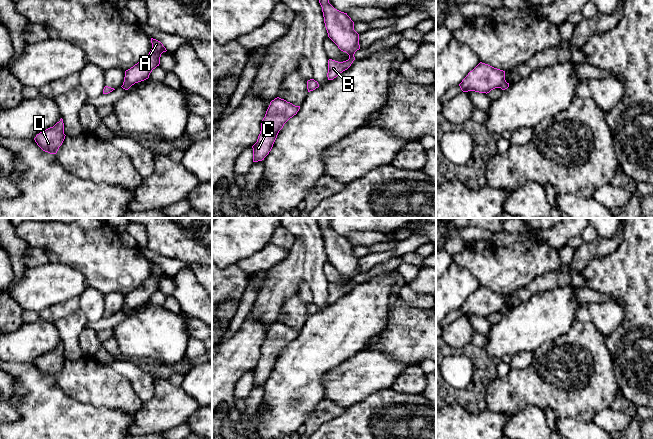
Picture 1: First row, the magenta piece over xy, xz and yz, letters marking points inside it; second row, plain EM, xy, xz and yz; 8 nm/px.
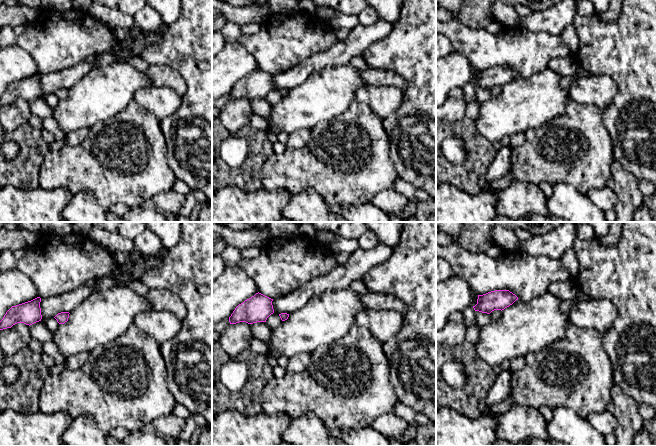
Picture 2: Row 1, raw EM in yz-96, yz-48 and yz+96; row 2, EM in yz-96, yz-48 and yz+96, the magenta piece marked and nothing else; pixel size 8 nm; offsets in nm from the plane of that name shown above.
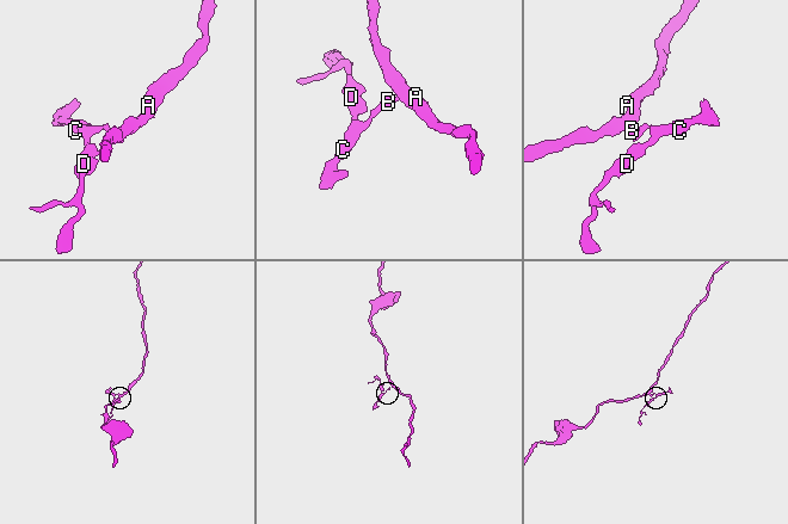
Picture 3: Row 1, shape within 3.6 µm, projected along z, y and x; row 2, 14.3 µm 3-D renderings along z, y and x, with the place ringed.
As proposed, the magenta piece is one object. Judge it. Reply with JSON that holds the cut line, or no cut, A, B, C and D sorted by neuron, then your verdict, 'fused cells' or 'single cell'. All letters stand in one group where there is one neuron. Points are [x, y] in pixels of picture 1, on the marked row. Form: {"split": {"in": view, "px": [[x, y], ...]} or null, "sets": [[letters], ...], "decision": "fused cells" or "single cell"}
{"split": {"in": "xz", "px": [[349, 58], [353, 60]]}, "sets": [["A"], ["B", "C", "D"]], "decision": "fused cells"}

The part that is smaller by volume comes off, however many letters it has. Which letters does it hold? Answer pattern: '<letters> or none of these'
B, C, D

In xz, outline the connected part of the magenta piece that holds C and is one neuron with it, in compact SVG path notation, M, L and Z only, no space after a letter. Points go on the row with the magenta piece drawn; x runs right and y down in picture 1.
M279 97L270 102L261 123L261 131L253 148L253 162L264 160L271 151L279 131L284 124L297 114L300 106L295 106Z

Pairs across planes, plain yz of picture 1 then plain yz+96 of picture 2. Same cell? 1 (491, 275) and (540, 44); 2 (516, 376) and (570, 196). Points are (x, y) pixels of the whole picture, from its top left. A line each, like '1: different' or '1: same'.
1: same
2: different

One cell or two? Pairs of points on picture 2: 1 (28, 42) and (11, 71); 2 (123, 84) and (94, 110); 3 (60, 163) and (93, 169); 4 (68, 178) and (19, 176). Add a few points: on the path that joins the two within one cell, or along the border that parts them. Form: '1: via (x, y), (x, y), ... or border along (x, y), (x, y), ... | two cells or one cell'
1: border along (16, 43), (34, 60), (38, 68) | two cells
2: via (116, 88), (101, 103) | one cell
3: via (68, 167), (85, 167) | one cell
4: border along (46, 154), (40, 168), (40, 184), (38, 186) | two cells

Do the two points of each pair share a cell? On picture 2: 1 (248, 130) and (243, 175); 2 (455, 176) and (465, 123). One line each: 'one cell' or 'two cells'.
1: one cell
2: one cell

